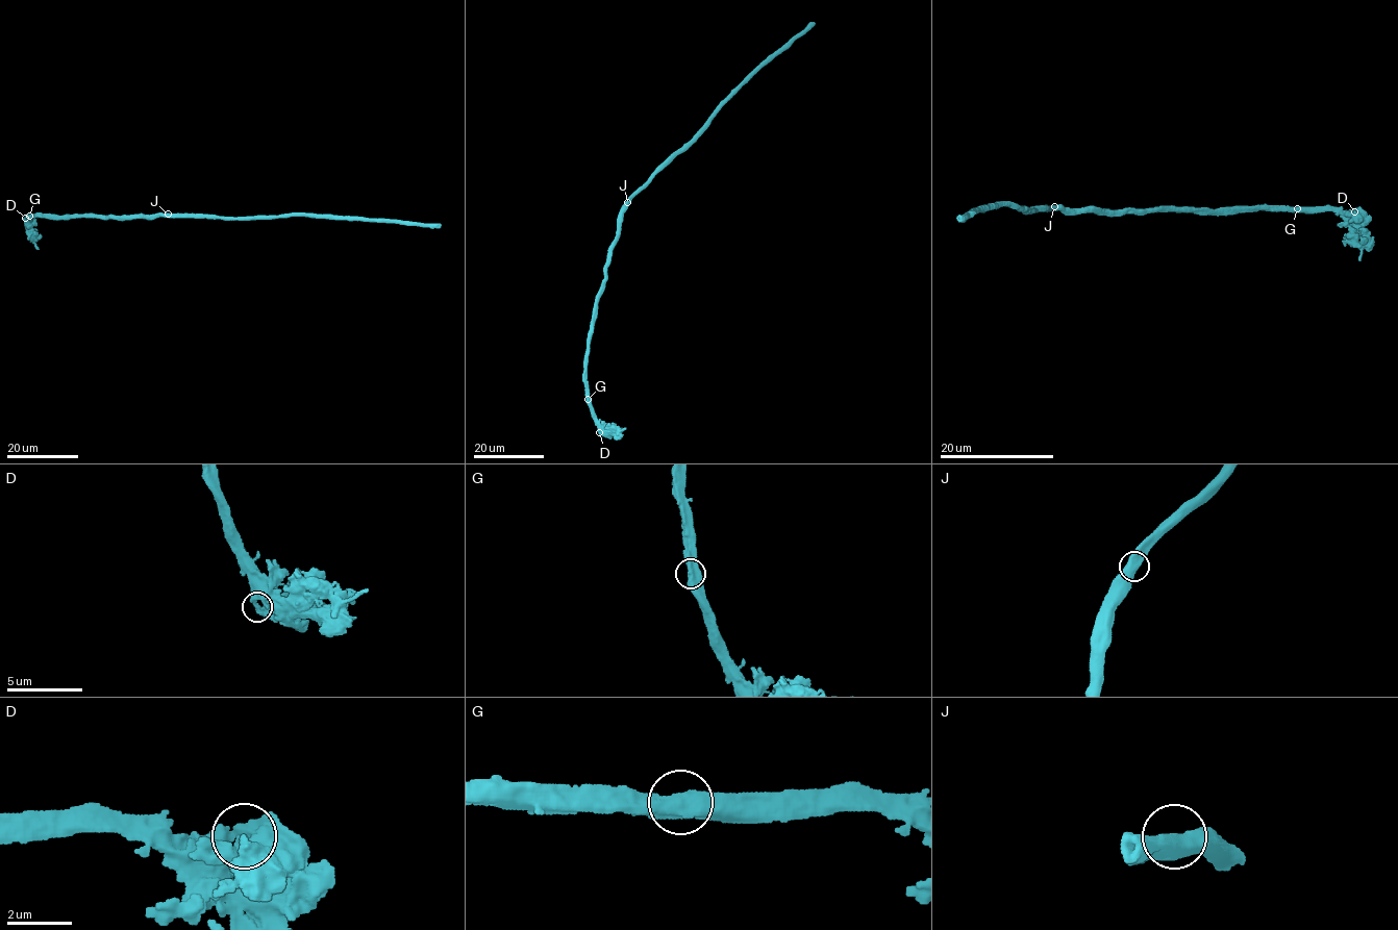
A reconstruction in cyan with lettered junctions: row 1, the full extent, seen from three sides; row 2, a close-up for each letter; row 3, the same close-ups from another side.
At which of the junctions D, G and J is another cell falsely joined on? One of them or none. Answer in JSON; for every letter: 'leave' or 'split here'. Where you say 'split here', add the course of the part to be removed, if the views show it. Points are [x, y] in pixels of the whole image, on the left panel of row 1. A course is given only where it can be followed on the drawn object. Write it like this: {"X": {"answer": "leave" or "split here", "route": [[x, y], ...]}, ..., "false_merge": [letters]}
{"D": {"answer": "leave"}, "G": {"answer": "leave"}, "J": {"answer": "leave"}, "false_merge": []}

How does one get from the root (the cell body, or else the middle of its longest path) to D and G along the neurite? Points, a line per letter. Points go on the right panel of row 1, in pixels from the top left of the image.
D: (1053, 209), (1355, 210)
G: (1053, 209), (1297, 209)

